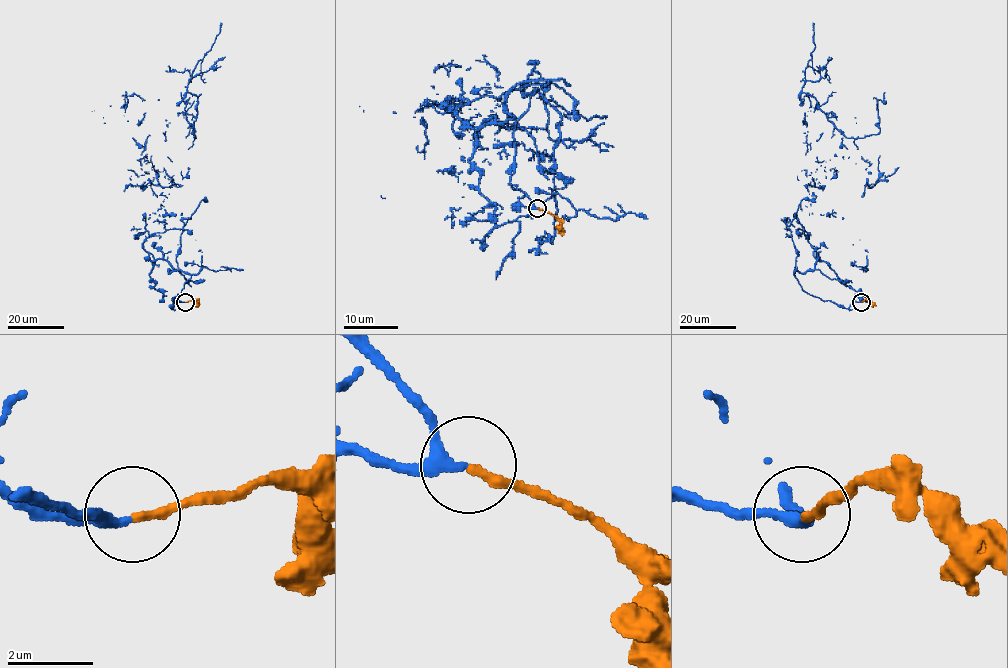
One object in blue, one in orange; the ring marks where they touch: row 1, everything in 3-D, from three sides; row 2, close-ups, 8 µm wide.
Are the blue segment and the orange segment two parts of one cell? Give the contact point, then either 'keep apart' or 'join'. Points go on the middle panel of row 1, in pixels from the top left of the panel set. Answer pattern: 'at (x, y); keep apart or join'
at (537, 208); join

